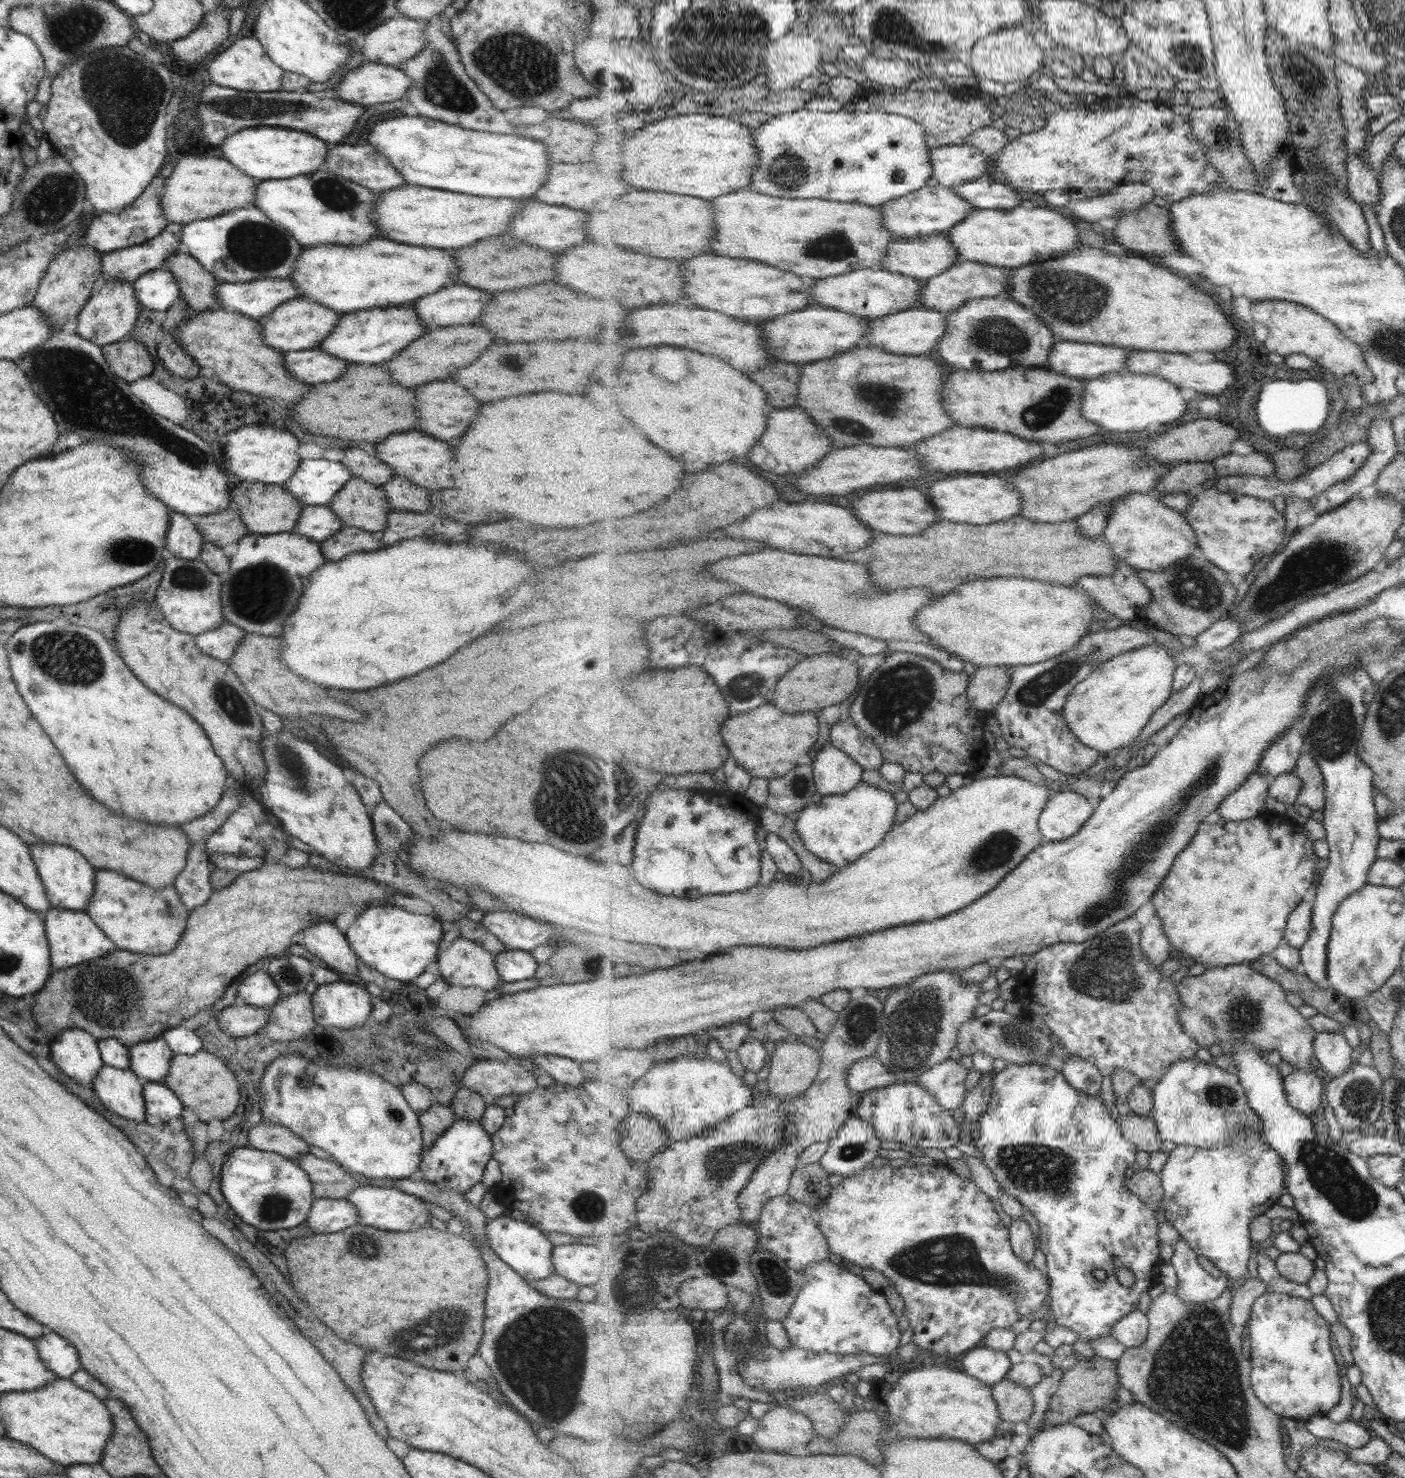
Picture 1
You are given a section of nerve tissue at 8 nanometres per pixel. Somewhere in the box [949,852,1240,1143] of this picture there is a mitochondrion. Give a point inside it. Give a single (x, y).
(1106, 970)

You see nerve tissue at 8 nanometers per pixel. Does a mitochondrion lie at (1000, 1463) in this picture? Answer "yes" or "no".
no

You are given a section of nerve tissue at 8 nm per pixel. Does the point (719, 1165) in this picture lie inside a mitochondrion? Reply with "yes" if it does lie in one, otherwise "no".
yes

